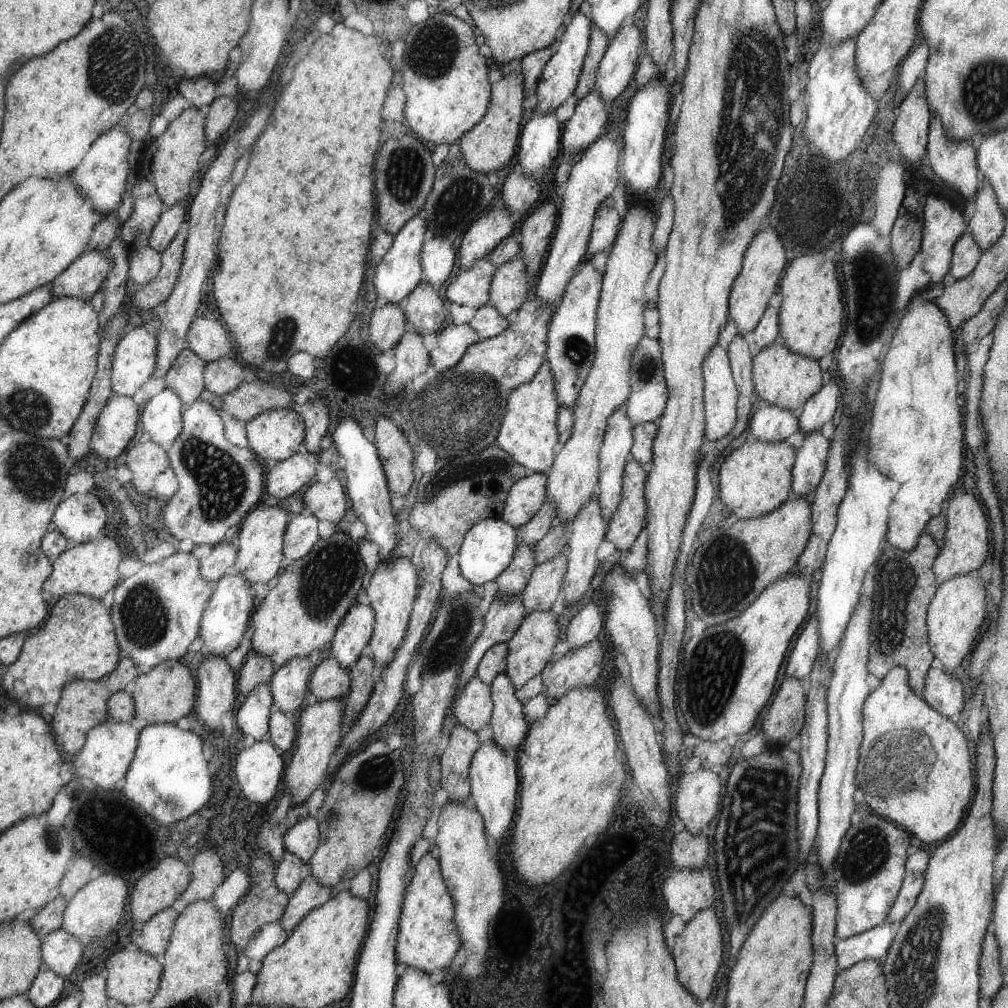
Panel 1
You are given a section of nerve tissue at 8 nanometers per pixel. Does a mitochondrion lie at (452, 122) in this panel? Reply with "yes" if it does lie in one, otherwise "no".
no

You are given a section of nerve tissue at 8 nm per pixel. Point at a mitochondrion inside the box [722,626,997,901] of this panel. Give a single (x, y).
(908, 770)

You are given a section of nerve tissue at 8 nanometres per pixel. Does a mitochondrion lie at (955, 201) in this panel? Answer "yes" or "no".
no

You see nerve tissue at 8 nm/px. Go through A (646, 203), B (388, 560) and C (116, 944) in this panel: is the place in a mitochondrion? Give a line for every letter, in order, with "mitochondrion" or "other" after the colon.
A: other
B: other
C: other

